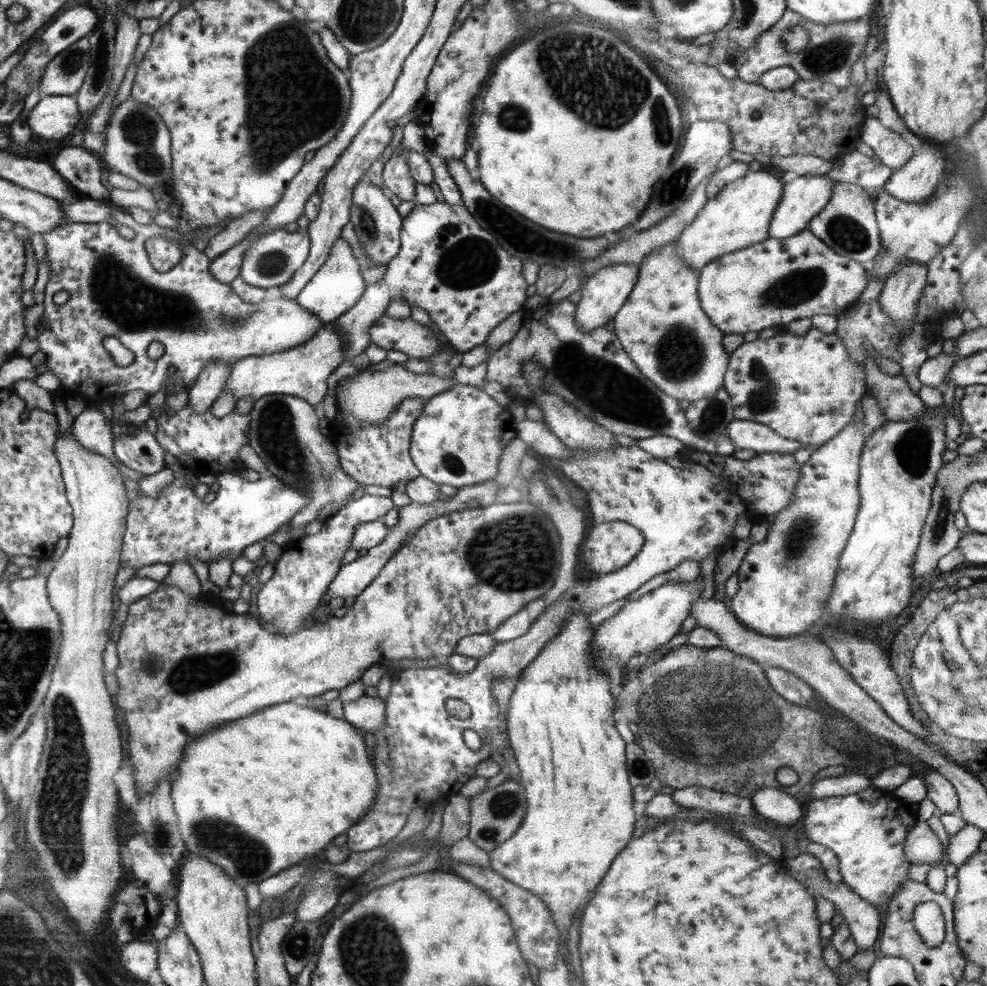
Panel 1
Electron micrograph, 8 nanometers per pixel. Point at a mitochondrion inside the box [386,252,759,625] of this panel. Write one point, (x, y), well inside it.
(600, 385)

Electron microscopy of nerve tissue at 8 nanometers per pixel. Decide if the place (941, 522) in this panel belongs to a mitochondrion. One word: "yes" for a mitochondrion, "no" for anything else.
yes

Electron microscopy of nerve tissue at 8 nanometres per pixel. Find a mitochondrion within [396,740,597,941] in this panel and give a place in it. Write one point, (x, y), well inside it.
(502, 806)

